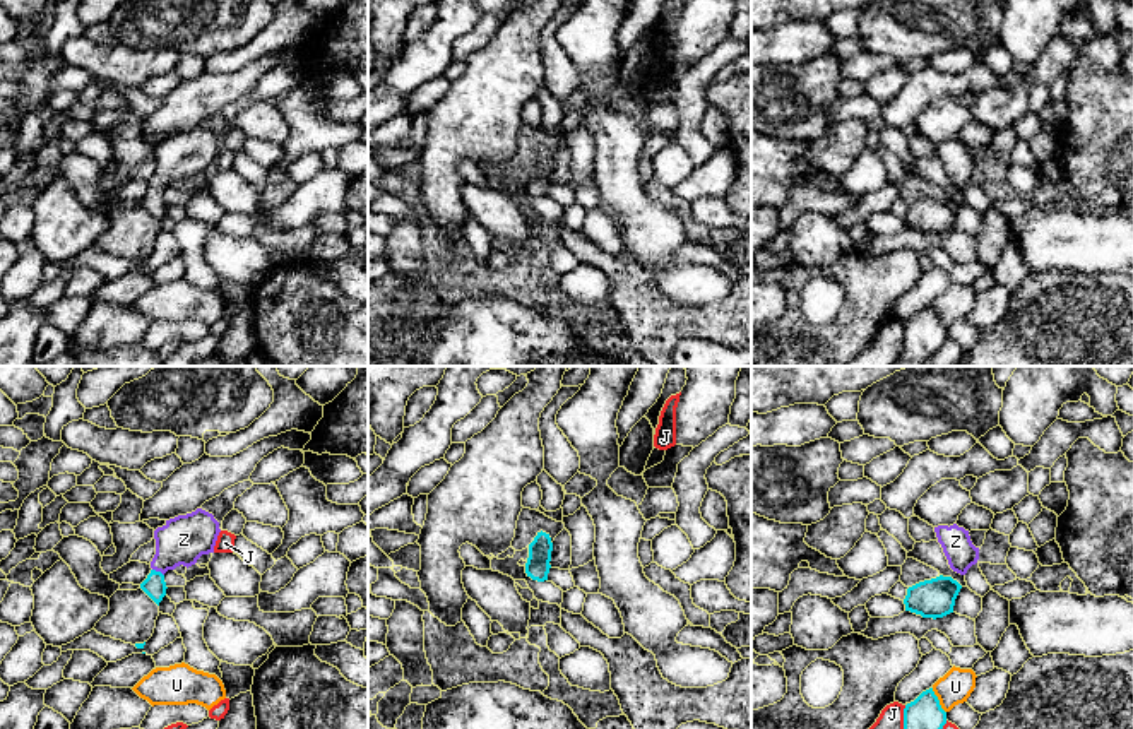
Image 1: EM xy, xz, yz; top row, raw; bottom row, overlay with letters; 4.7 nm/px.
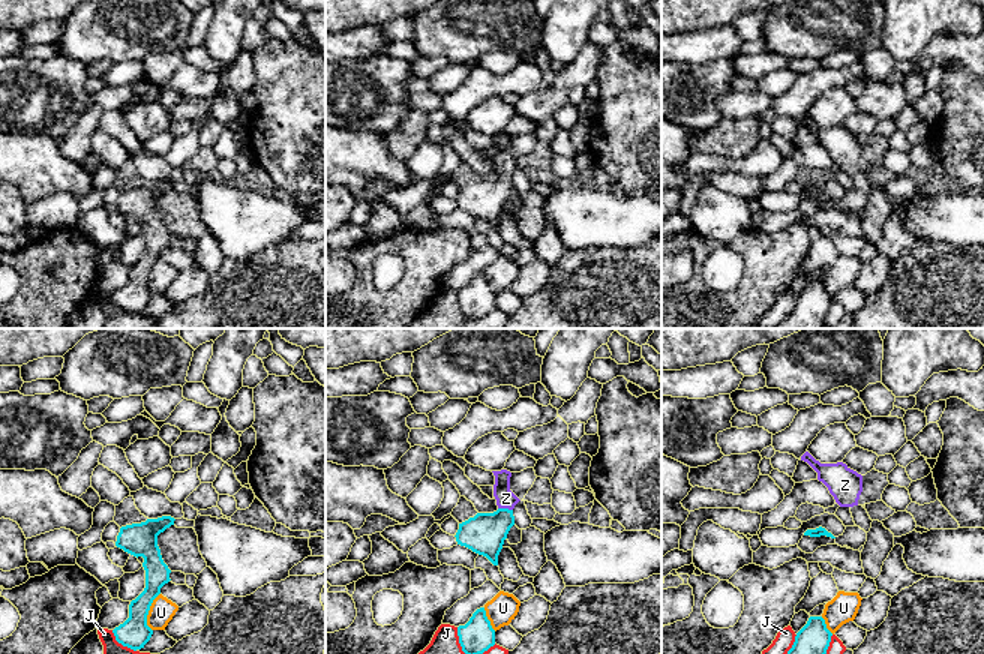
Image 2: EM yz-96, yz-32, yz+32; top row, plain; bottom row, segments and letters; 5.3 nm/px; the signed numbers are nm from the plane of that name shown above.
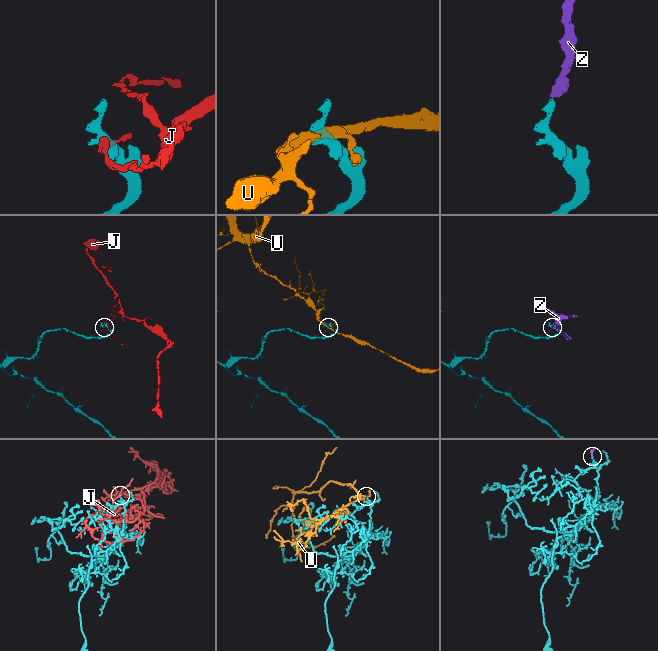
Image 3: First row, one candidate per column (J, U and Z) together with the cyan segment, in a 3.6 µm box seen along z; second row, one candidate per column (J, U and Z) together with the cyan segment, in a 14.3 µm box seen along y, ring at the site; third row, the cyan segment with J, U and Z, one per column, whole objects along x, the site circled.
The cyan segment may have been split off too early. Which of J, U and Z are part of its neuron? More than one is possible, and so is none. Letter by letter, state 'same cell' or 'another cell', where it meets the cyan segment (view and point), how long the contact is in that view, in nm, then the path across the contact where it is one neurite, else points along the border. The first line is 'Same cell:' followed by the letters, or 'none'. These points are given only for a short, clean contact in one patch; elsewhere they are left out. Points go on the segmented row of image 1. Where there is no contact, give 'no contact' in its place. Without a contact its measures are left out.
Same cell: Z
J: another cell; meets cyan in yz at (904, 717); contact 110 nm long
U: another cell; meets cyan in yz at (938, 700); contact 140 nm long; border along yz (931, 688), (945, 712)
Z: same cell; meets cyan in xy at (158, 572); contact 70 nm long; runs through xy (154, 586), (158, 572), (183, 539)

